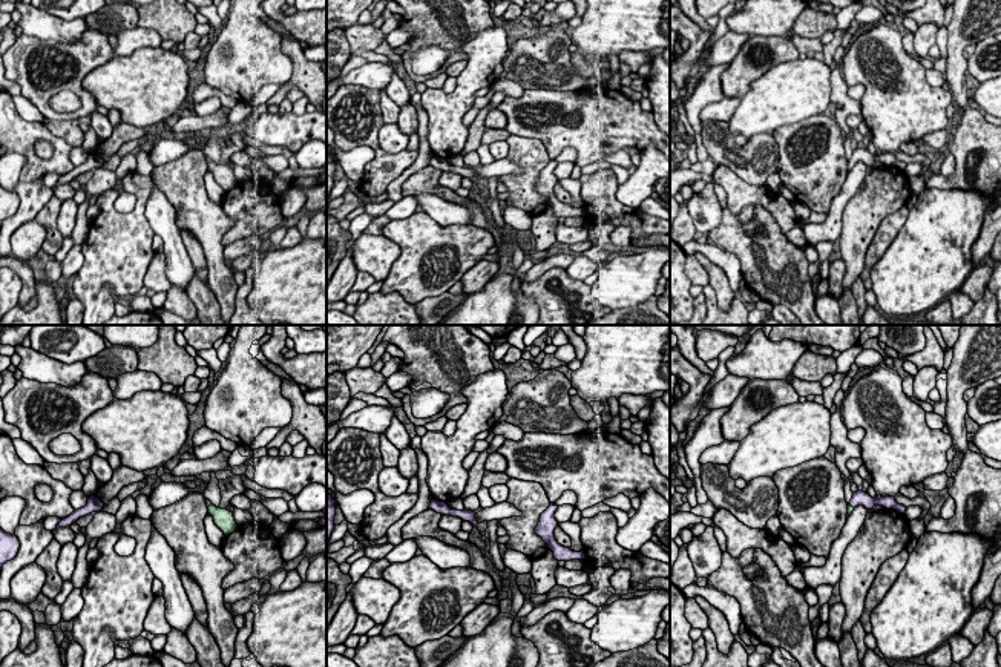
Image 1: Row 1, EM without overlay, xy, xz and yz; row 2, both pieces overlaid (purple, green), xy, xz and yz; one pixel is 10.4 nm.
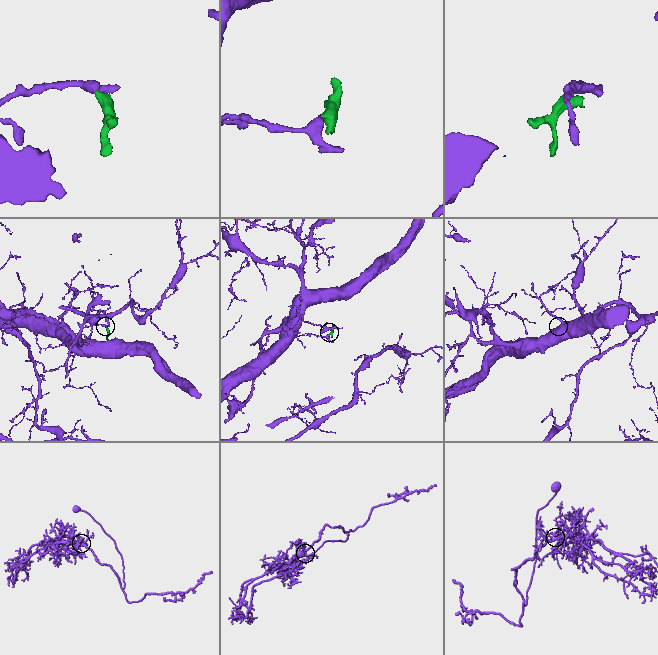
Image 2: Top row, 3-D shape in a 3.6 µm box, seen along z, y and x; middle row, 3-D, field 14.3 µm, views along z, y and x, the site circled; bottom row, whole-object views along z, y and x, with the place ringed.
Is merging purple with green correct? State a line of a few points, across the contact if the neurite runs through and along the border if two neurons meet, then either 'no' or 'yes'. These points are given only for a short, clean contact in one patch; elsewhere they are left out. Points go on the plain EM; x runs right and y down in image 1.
line xz (546, 183), (552, 161), (554, 160); yes

